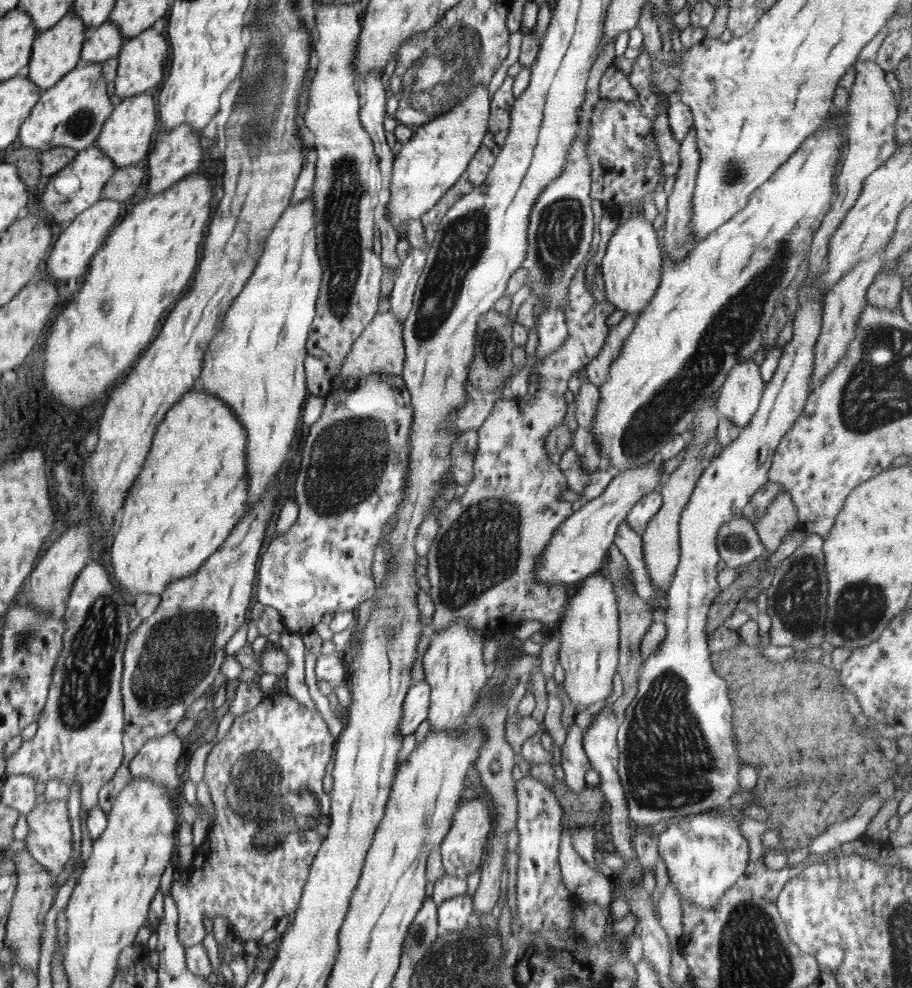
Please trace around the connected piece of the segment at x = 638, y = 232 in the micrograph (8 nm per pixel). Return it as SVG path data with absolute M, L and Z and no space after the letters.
M636 213L625 221L620 221L607 240L605 254L599 262L605 284L605 292L600 296L612 303L616 309L641 312L648 306L659 287L662 274L661 243L656 231L644 215Z

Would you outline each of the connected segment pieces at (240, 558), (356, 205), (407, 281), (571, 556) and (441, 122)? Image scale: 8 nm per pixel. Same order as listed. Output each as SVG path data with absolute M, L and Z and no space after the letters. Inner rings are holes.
M274 480L261 499L251 506L251 511L236 523L230 536L204 561L204 564L201 564L200 568L196 569L196 572L168 582L156 610L148 618L143 619L136 631L132 632L127 650L124 651L123 713L126 717L126 726L123 728L123 762L113 778L99 790L97 805L104 813L108 814L112 810L119 792L131 781L130 761L145 742L175 730L177 722L183 718L186 710L198 697L208 692L212 682L221 672L220 666L227 655L225 646L238 628L246 622L246 612L250 606L256 578L256 562L278 496L280 480Z
M326 3L315 10L315 51L319 63L309 86L307 107L305 108L305 126L315 136L317 161L315 167L316 207L316 244L319 246L320 264L323 277L320 294L316 301L315 317L308 333L306 360L304 369L309 396L327 397L334 385L334 378L340 375L340 369L351 352L352 344L362 335L370 321L380 312L379 294L380 277L383 262L374 253L374 210L380 202L378 192L382 190L382 173L378 166L378 157L374 152L374 143L364 130L359 119L359 94L355 88L355 68L357 42L361 33L361 6Z
M410 247L406 258L399 266L399 272L392 290L390 308L396 313L402 324L412 308L416 285L426 261L427 252L425 250Z
M654 458L647 464L639 466L635 470L625 470L622 474L617 474L610 484L604 489L604 492L597 496L595 499L583 502L581 508L578 511L574 511L572 516L569 516L556 530L552 540L548 543L548 546L541 553L539 558L539 564L537 564L537 572L535 575L537 579L544 581L545 584L557 585L557 584L578 584L578 581L582 582L596 573L597 571L604 570L606 564L606 554L609 548L614 544L614 535L620 523L627 518L627 514L630 509L643 497L654 492L660 491L667 478L666 473L663 473L659 469L659 465L663 463L662 458L655 462Z
M476 83L455 107L421 124L409 142L401 145L392 167L390 201L385 209L391 223L401 228L406 219L419 219L435 206L444 193L464 174L489 128L491 99L488 87Z

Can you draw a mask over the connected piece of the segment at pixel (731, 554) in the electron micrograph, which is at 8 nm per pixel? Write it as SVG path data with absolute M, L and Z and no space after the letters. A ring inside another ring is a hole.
M746 516L729 520L720 527L717 549L726 567L732 568L756 560L764 551L754 524Z

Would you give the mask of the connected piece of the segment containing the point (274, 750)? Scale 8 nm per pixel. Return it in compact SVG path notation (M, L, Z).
M274 693L260 701L252 710L235 717L231 728L228 730L224 738L218 741L213 749L208 754L205 762L204 782L210 791L211 800L214 804L215 821L214 826L209 829L206 842L200 847L196 847L194 858L192 860L190 870L188 871L188 878L185 882L176 878L170 888L170 895L174 899L178 911L177 920L177 937L180 945L184 949L192 946L200 945L204 938L205 931L202 923L203 914L207 914L208 918L219 914L228 919L229 932L236 934L243 942L261 941L262 934L270 928L274 928L276 923L282 916L287 916L290 912L294 912L298 908L300 897L308 876L310 867L322 845L322 842L327 838L330 826L330 805L331 798L322 789L322 779L326 774L326 766L332 758L332 751L334 749L334 742L336 738L333 737L327 723L322 718L319 711L316 709L308 709L297 703L292 696L287 693Z

